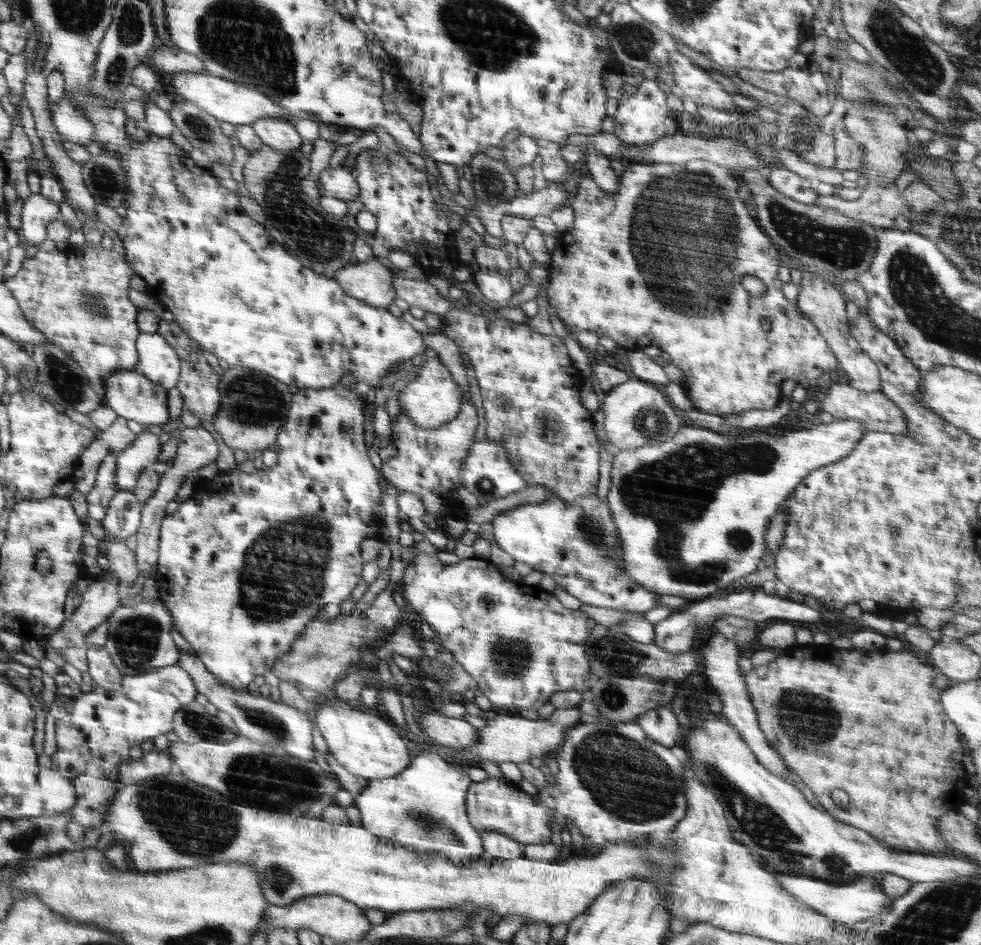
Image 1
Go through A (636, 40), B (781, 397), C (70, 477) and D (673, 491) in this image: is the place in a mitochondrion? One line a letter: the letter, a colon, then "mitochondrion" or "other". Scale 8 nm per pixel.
A: mitochondrion
B: other
C: other
D: mitochondrion

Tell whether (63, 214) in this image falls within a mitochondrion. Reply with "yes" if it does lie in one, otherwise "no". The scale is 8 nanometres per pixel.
no

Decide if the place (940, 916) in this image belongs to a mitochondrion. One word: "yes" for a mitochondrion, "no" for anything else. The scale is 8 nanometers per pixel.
yes

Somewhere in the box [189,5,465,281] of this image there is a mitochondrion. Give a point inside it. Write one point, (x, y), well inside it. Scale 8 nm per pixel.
(311, 236)

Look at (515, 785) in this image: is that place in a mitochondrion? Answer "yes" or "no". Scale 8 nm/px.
no

